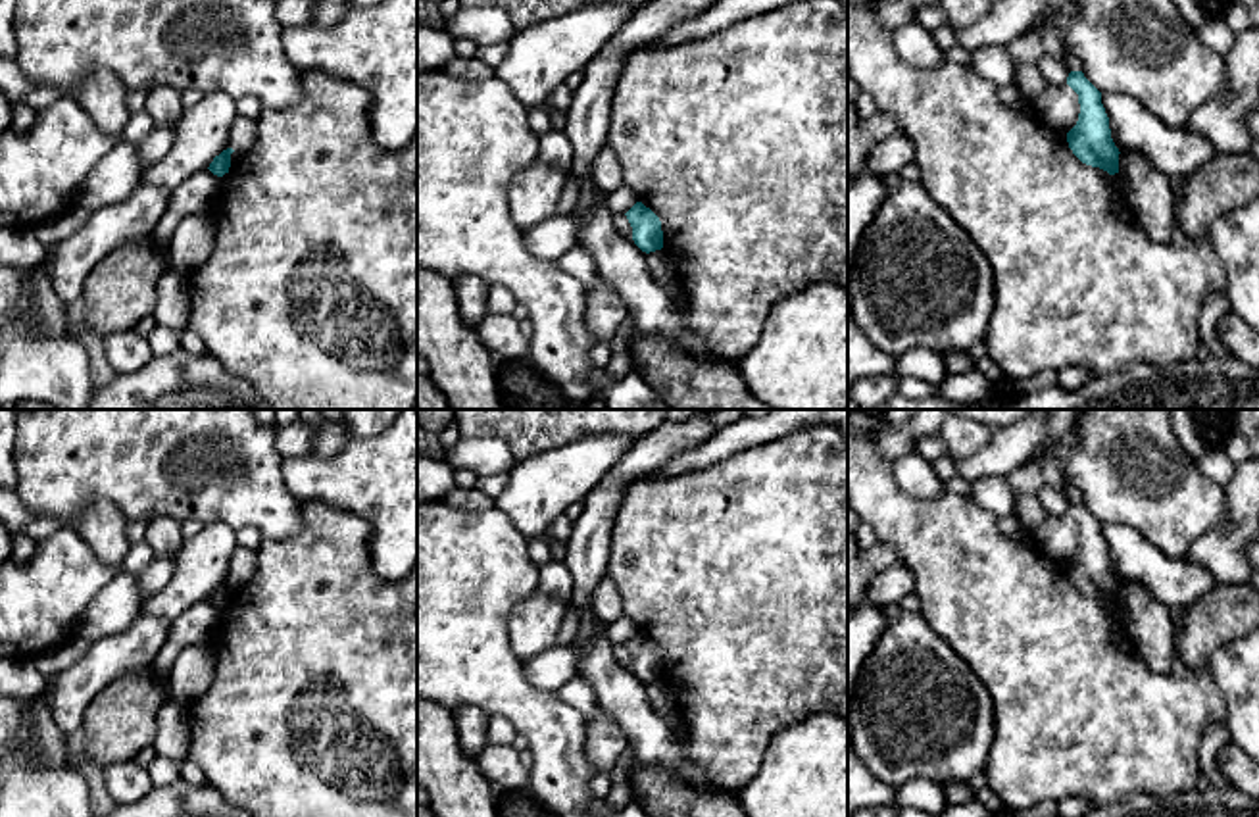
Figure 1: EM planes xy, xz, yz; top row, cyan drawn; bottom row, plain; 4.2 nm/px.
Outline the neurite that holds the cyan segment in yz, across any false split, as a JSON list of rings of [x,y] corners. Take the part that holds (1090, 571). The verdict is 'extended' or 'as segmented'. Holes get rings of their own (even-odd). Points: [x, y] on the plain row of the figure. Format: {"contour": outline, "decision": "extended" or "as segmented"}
{"contour": [[[1071,502],[1067,515],[1078,525],[1080,544],[1067,563],[1073,584],[1086,596],[1099,598],[1109,606],[1119,604],[1119,579],[1111,569],[1109,548],[1101,534],[1101,523],[1084,508]]], "decision": "as segmented"}

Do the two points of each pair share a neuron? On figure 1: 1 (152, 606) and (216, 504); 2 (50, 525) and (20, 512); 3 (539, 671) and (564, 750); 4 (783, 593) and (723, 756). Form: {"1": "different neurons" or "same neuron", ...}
{"1": "different neurons", "2": "same neuron", "3": "different neurons", "4": "same neuron"}

